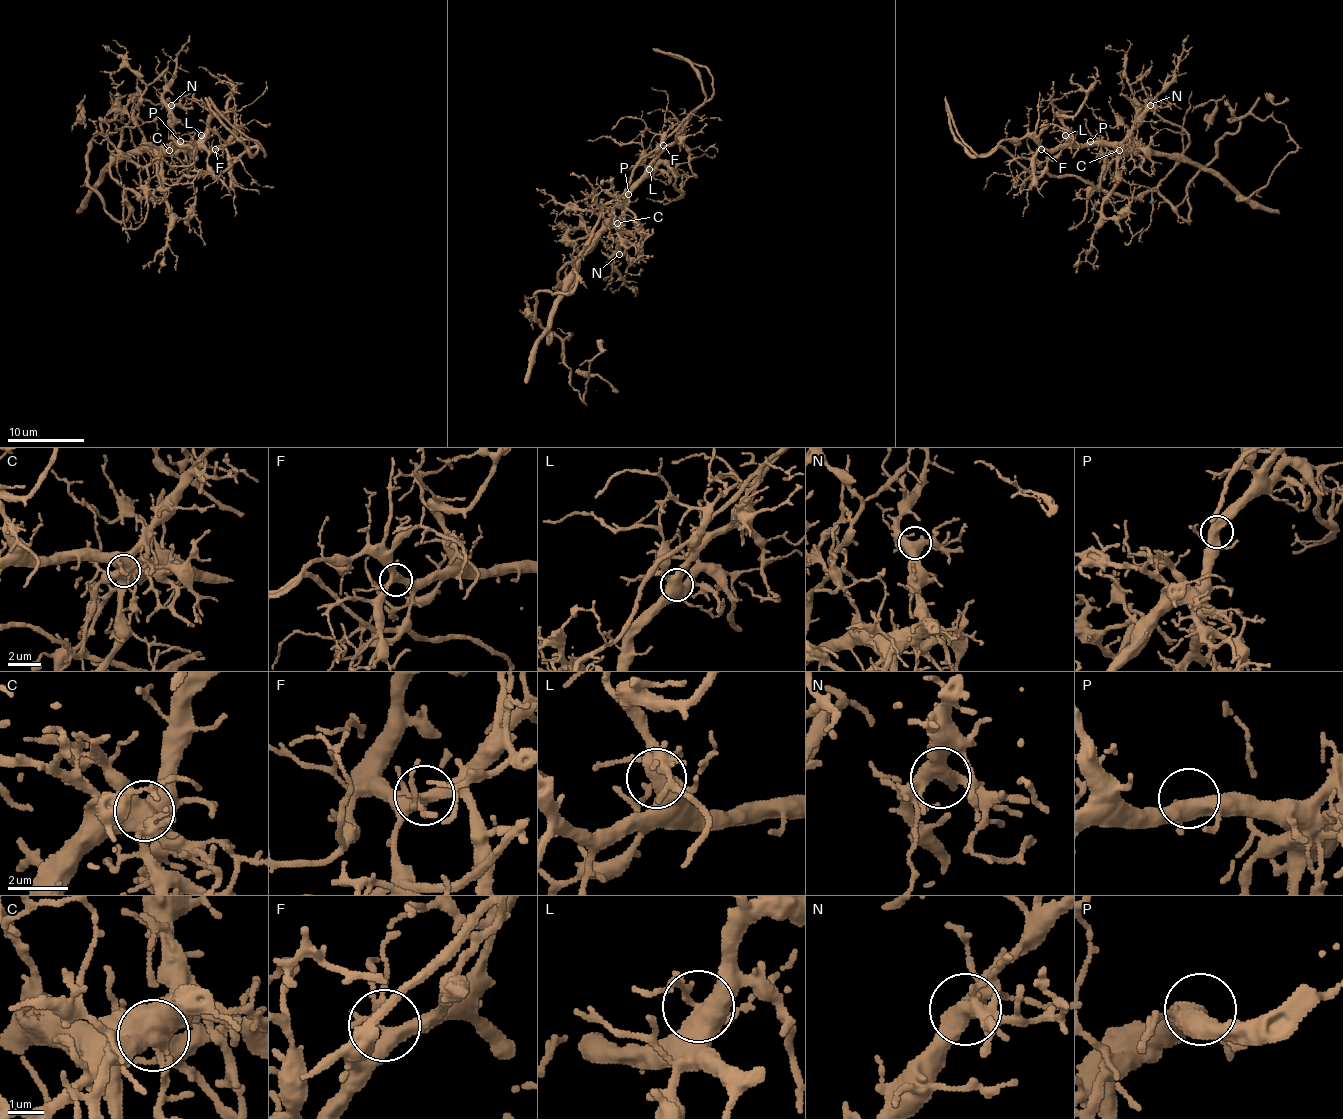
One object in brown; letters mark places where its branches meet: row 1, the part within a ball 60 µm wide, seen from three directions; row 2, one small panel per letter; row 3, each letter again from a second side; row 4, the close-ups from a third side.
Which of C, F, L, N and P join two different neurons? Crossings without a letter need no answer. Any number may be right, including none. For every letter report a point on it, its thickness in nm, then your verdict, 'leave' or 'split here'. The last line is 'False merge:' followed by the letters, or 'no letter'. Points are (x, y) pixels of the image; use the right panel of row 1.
C: at (1119, 150); 600 nm thick; split here
F: at (1041, 149); 320 nm thick; leave
L: at (1065, 135); 500 nm thick; leave
N: at (1150, 105); 460 nm thick; leave
P: at (1090, 141); 440 nm thick; leave
False merge: C

